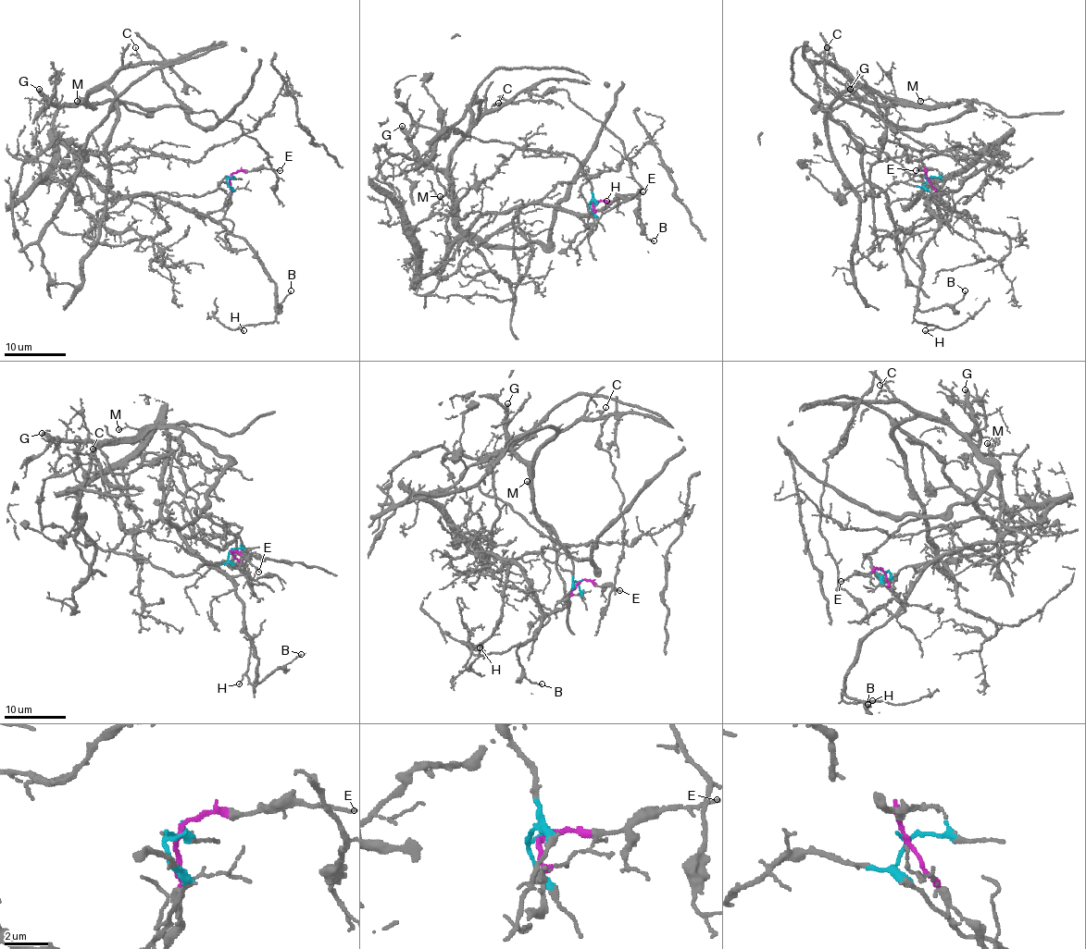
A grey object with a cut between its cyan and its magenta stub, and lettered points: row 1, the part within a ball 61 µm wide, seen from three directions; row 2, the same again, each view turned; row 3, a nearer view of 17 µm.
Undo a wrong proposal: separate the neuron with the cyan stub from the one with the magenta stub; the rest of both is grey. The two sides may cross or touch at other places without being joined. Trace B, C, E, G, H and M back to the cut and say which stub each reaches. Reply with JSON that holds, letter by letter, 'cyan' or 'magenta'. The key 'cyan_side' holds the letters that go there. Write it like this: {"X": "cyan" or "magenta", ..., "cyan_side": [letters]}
{"B": "magenta", "C": "cyan", "E": "magenta", "G": "cyan", "H": "magenta", "M": "cyan", "cyan_side": ["C", "G", "M"]}

